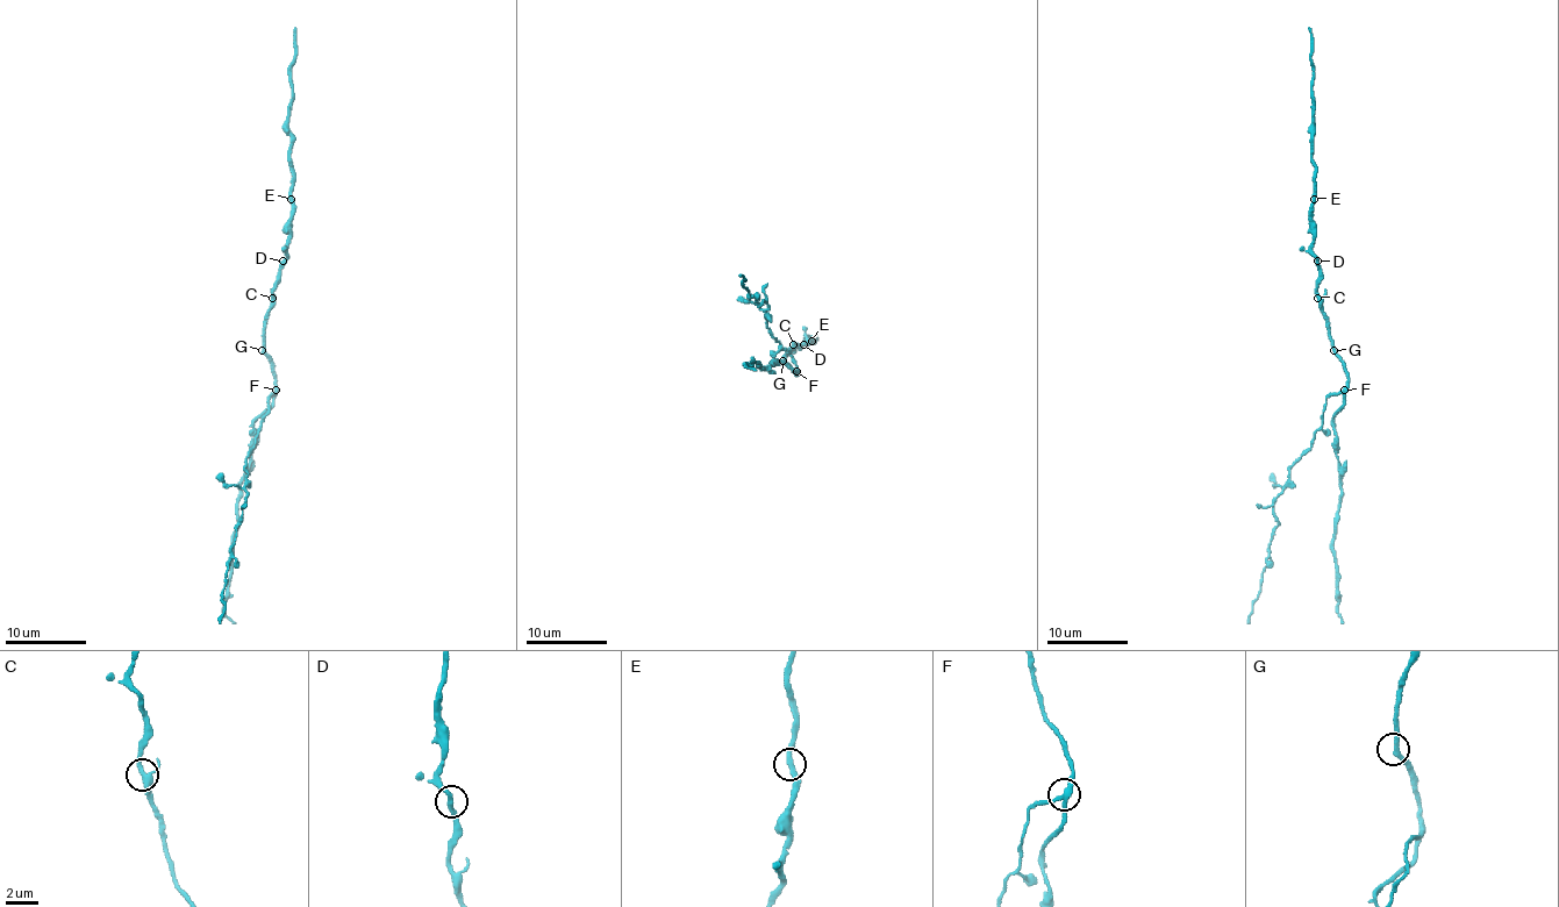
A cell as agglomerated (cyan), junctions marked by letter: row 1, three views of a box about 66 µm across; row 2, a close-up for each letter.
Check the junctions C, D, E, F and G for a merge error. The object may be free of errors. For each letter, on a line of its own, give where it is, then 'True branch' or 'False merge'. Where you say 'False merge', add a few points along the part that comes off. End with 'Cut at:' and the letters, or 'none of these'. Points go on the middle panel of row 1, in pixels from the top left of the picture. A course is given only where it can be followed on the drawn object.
C: Place: (793, 344). True branch
D: Place: (803, 344). True branch
E: Place: (812, 341). True branch
F: Place: (796, 371). False merge. Course of the part to remove: (796, 371), (788, 352), (766, 326), (766, 304), (751, 298), (741, 273)
G: Place: (782, 361). True branch
Cut at: F

